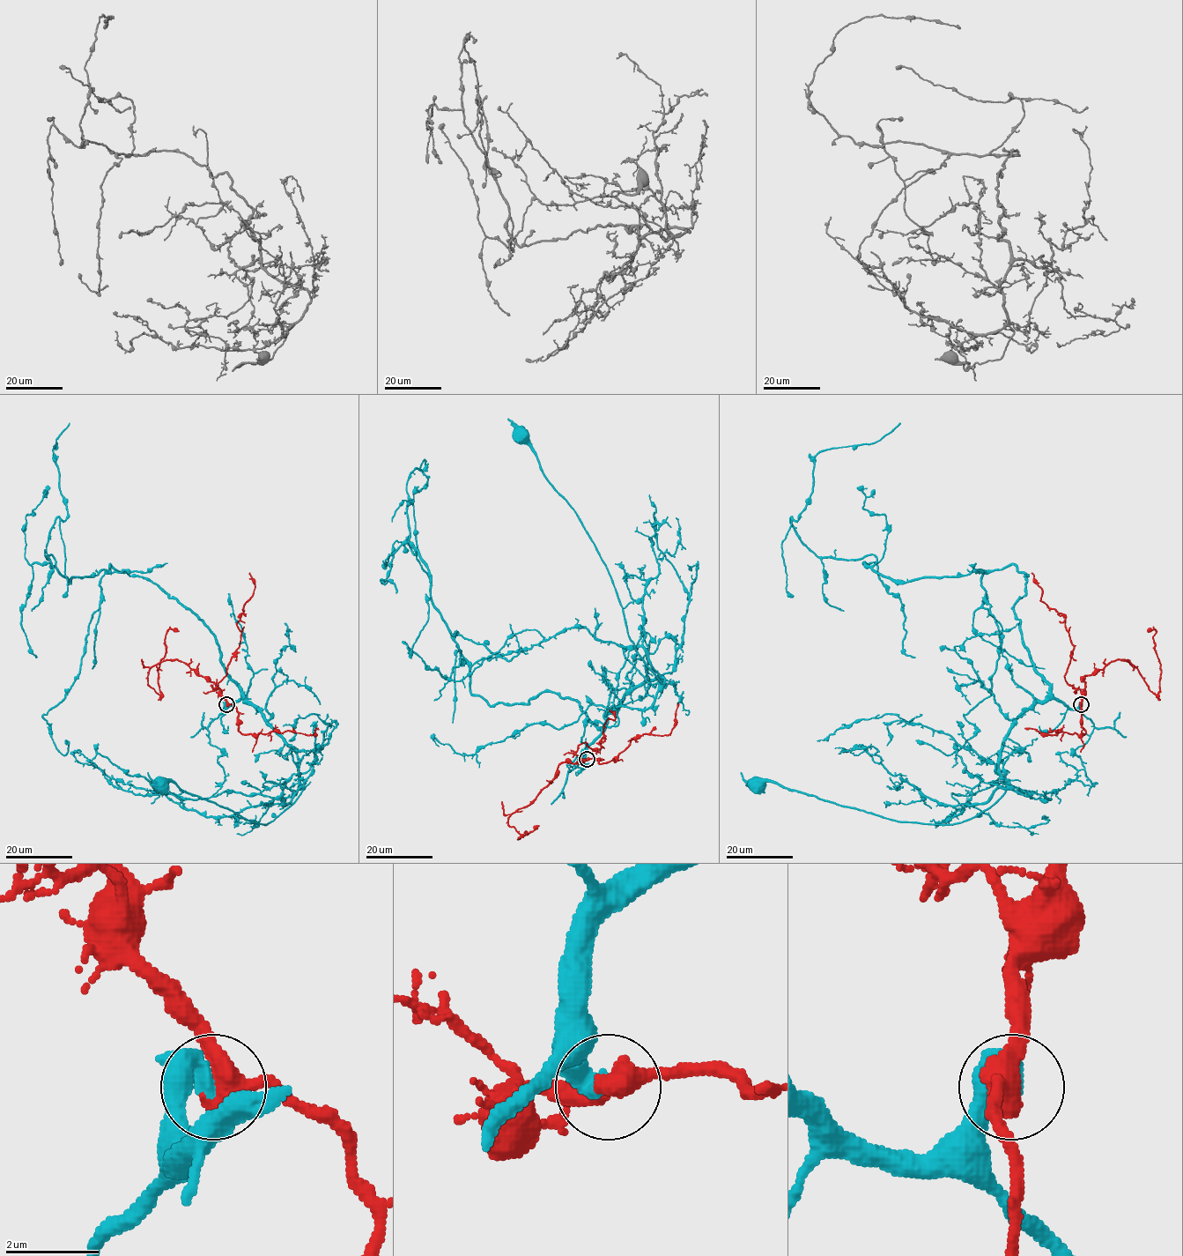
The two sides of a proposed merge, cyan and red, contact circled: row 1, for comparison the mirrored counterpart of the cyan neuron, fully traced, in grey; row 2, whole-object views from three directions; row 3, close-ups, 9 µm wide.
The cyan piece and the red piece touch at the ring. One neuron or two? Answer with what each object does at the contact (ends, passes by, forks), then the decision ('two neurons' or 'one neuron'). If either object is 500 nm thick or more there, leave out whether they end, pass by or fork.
cyan ends | red passes by | one neuron

